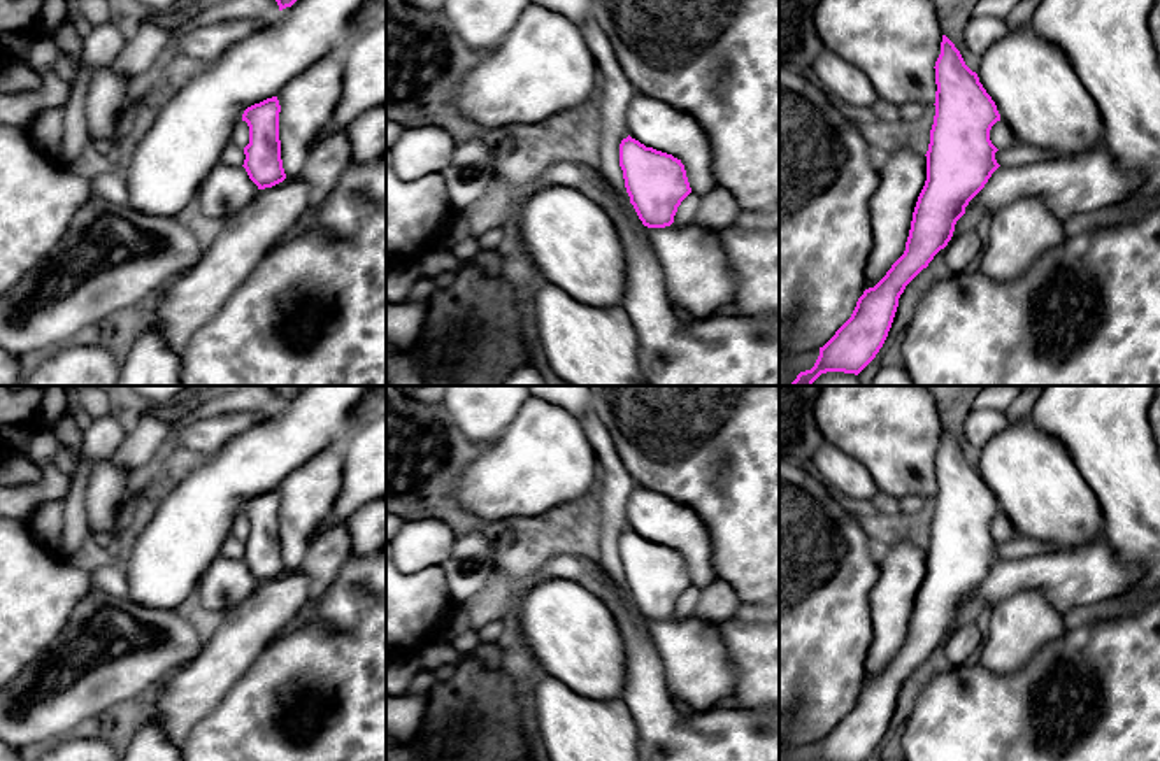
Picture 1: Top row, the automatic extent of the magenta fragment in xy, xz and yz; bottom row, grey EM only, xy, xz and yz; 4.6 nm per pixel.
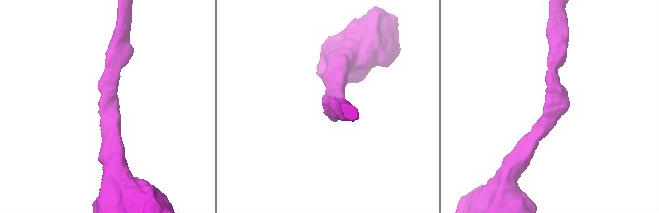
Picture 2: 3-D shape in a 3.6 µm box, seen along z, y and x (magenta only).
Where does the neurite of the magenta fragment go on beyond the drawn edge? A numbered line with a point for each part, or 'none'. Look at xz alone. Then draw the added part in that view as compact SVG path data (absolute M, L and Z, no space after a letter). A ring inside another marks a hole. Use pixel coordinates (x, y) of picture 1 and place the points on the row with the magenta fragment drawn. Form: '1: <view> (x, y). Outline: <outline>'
none

